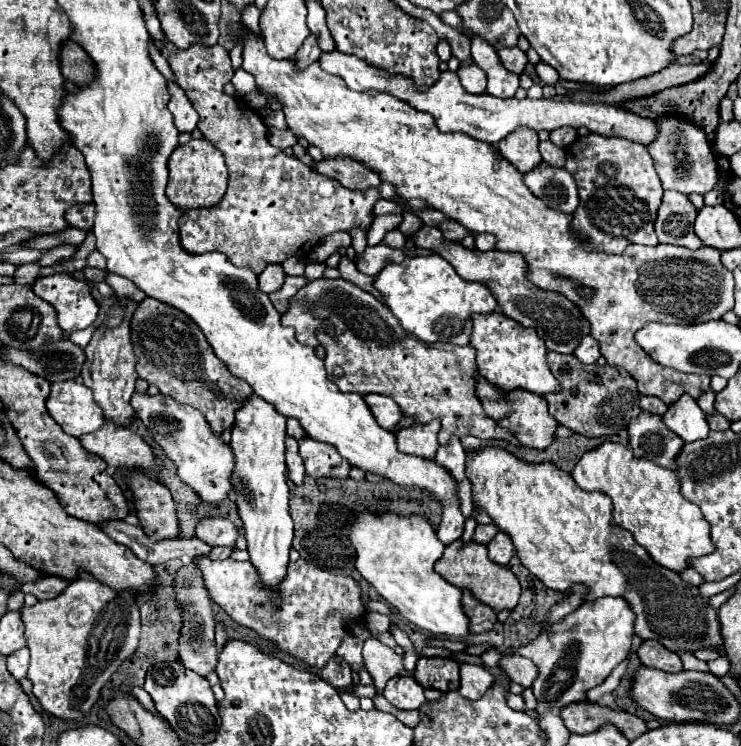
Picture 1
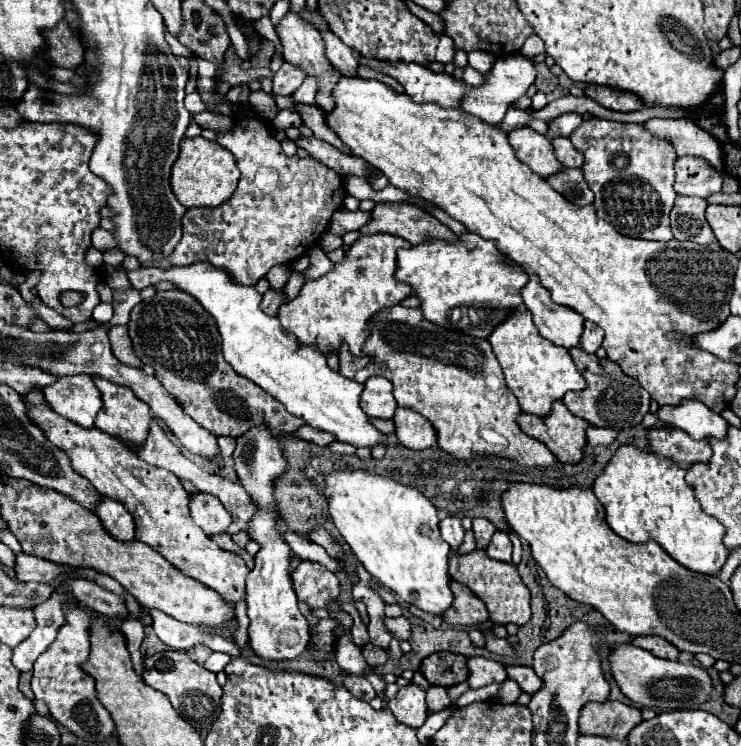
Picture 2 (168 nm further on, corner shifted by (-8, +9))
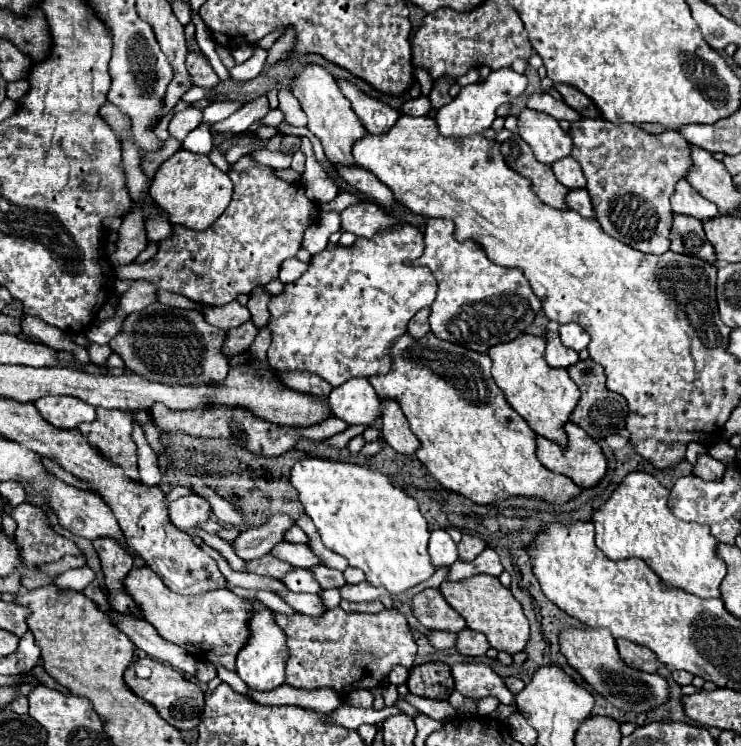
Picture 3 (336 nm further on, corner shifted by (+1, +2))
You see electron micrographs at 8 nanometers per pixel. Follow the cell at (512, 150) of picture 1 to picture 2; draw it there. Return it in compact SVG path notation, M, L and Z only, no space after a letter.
M517 128L509 134L509 142L521 162L525 162L541 178L563 172L561 162L553 154L553 144L547 136L531 128Z

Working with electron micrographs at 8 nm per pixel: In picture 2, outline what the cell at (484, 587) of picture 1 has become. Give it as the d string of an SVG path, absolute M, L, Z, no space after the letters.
M473 550L471 554L465 554L465 556L453 554L449 558L449 576L451 576L451 580L465 584L477 598L481 598L485 602L491 622L501 624L501 626L507 626L507 624L525 626L529 622L531 596L529 596L527 586L521 582L517 568L513 564L495 562L495 560L487 558L485 550Z

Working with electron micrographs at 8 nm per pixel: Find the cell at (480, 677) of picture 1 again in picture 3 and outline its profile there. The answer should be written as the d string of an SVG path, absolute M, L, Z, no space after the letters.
M456 663L452 665L456 691L474 701L482 697L496 697L500 703L514 703L514 695L506 689L504 681L484 663Z

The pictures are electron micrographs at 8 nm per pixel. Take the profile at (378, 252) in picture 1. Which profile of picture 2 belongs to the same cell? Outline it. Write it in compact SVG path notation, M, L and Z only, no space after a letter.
M367 234L361 236L359 240L355 240L349 250L345 252L345 260L335 264L331 272L327 272L325 276L317 278L317 280L307 280L301 290L299 296L291 302L287 302L285 306L279 308L277 318L281 320L281 326L291 332L297 342L301 346L315 346L323 356L327 354L337 354L341 344L347 342L349 352L353 356L361 356L363 352L363 344L369 336L369 322L381 312L387 310L395 304L399 304L401 300L405 300L407 296L413 294L413 288L409 284L401 284L399 280L395 280L395 270L397 270L397 250L399 248L409 248L411 244L399 236L391 236L391 234Z

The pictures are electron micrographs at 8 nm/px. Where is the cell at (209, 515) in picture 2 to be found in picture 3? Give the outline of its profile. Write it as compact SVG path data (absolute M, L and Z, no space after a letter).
M190 493L170 503L170 519L178 529L198 529L210 519L210 505L204 497Z

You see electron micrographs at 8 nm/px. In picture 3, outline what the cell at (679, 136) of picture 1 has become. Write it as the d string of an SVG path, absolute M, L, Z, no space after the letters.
M686 179L678 181L674 195L670 197L672 203L672 211L674 213L684 213L684 215L692 215L700 221L718 217L720 211L712 201L706 201Z

